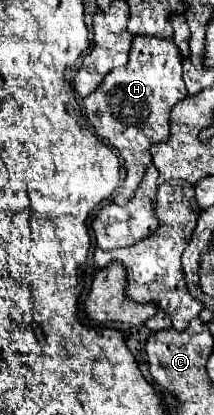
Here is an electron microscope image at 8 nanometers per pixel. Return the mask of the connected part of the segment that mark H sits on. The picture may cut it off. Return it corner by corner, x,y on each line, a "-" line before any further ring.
136,36
130,60
122,68
114,68
104,76
100,86
84,98
84,110
96,136
114,146
122,156
126,180
122,182
114,202
128,202
138,190
146,168
152,164
150,148
170,138
170,112
176,102
188,96
182,80
182,56
172,40
154,36

